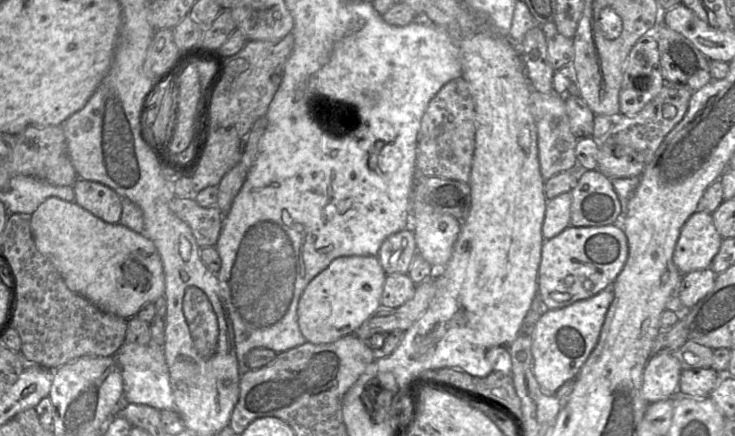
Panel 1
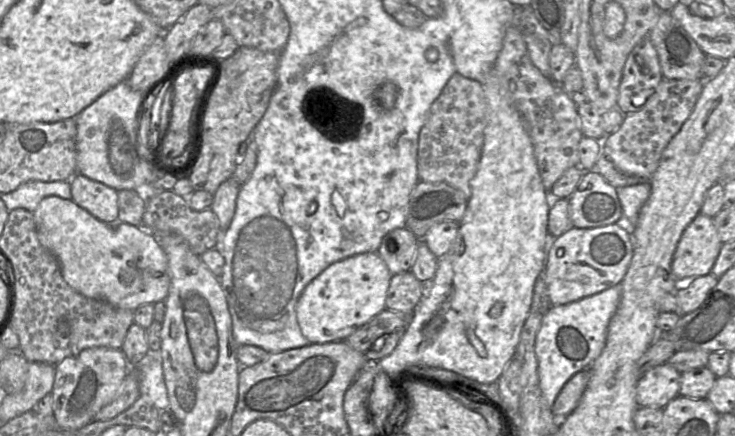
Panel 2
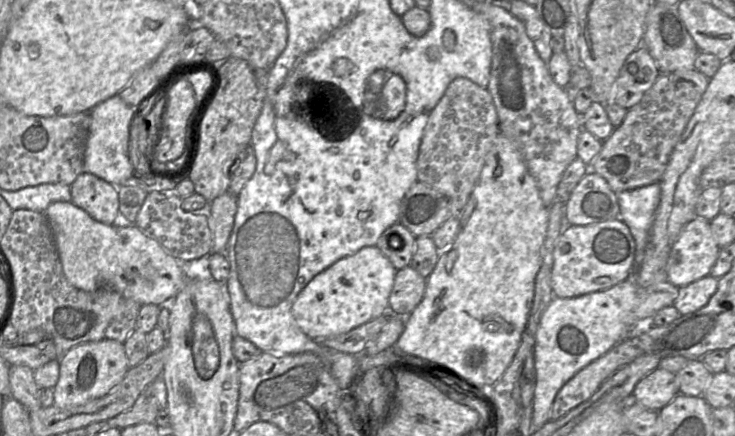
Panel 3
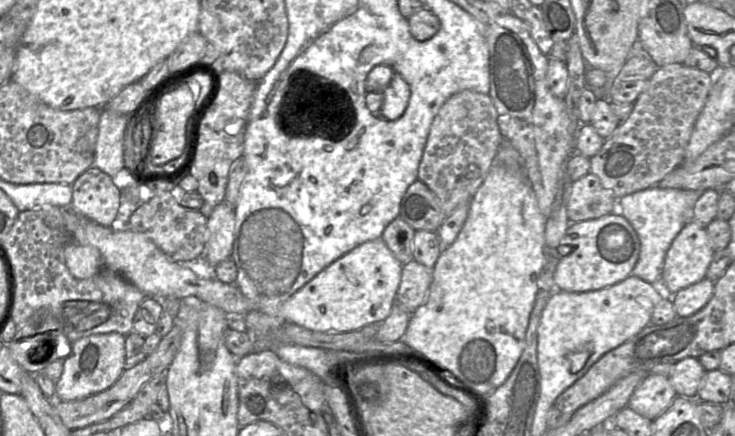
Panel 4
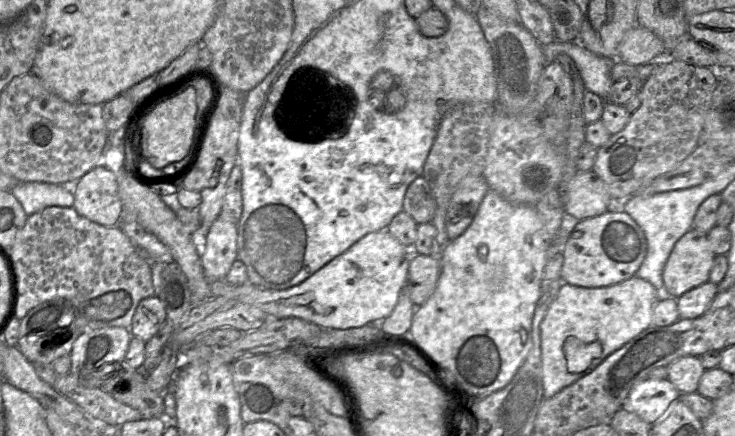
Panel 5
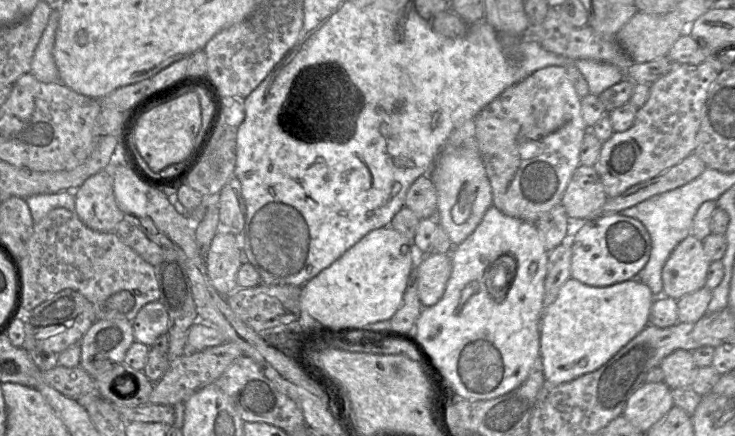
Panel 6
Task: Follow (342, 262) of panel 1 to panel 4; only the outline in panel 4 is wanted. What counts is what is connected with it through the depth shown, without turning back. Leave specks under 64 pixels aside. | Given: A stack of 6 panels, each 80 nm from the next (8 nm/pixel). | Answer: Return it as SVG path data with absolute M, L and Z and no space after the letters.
M381 238L366 241L332 262L281 307L281 317L308 330L341 333L382 323L391 313L403 265Z

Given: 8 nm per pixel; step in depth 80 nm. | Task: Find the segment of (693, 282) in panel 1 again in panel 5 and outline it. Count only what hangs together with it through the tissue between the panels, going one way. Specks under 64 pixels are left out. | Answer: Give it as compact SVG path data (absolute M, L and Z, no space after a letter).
M711 281L685 292L676 298L679 317L690 319L701 316L708 309L717 293L718 287Z

